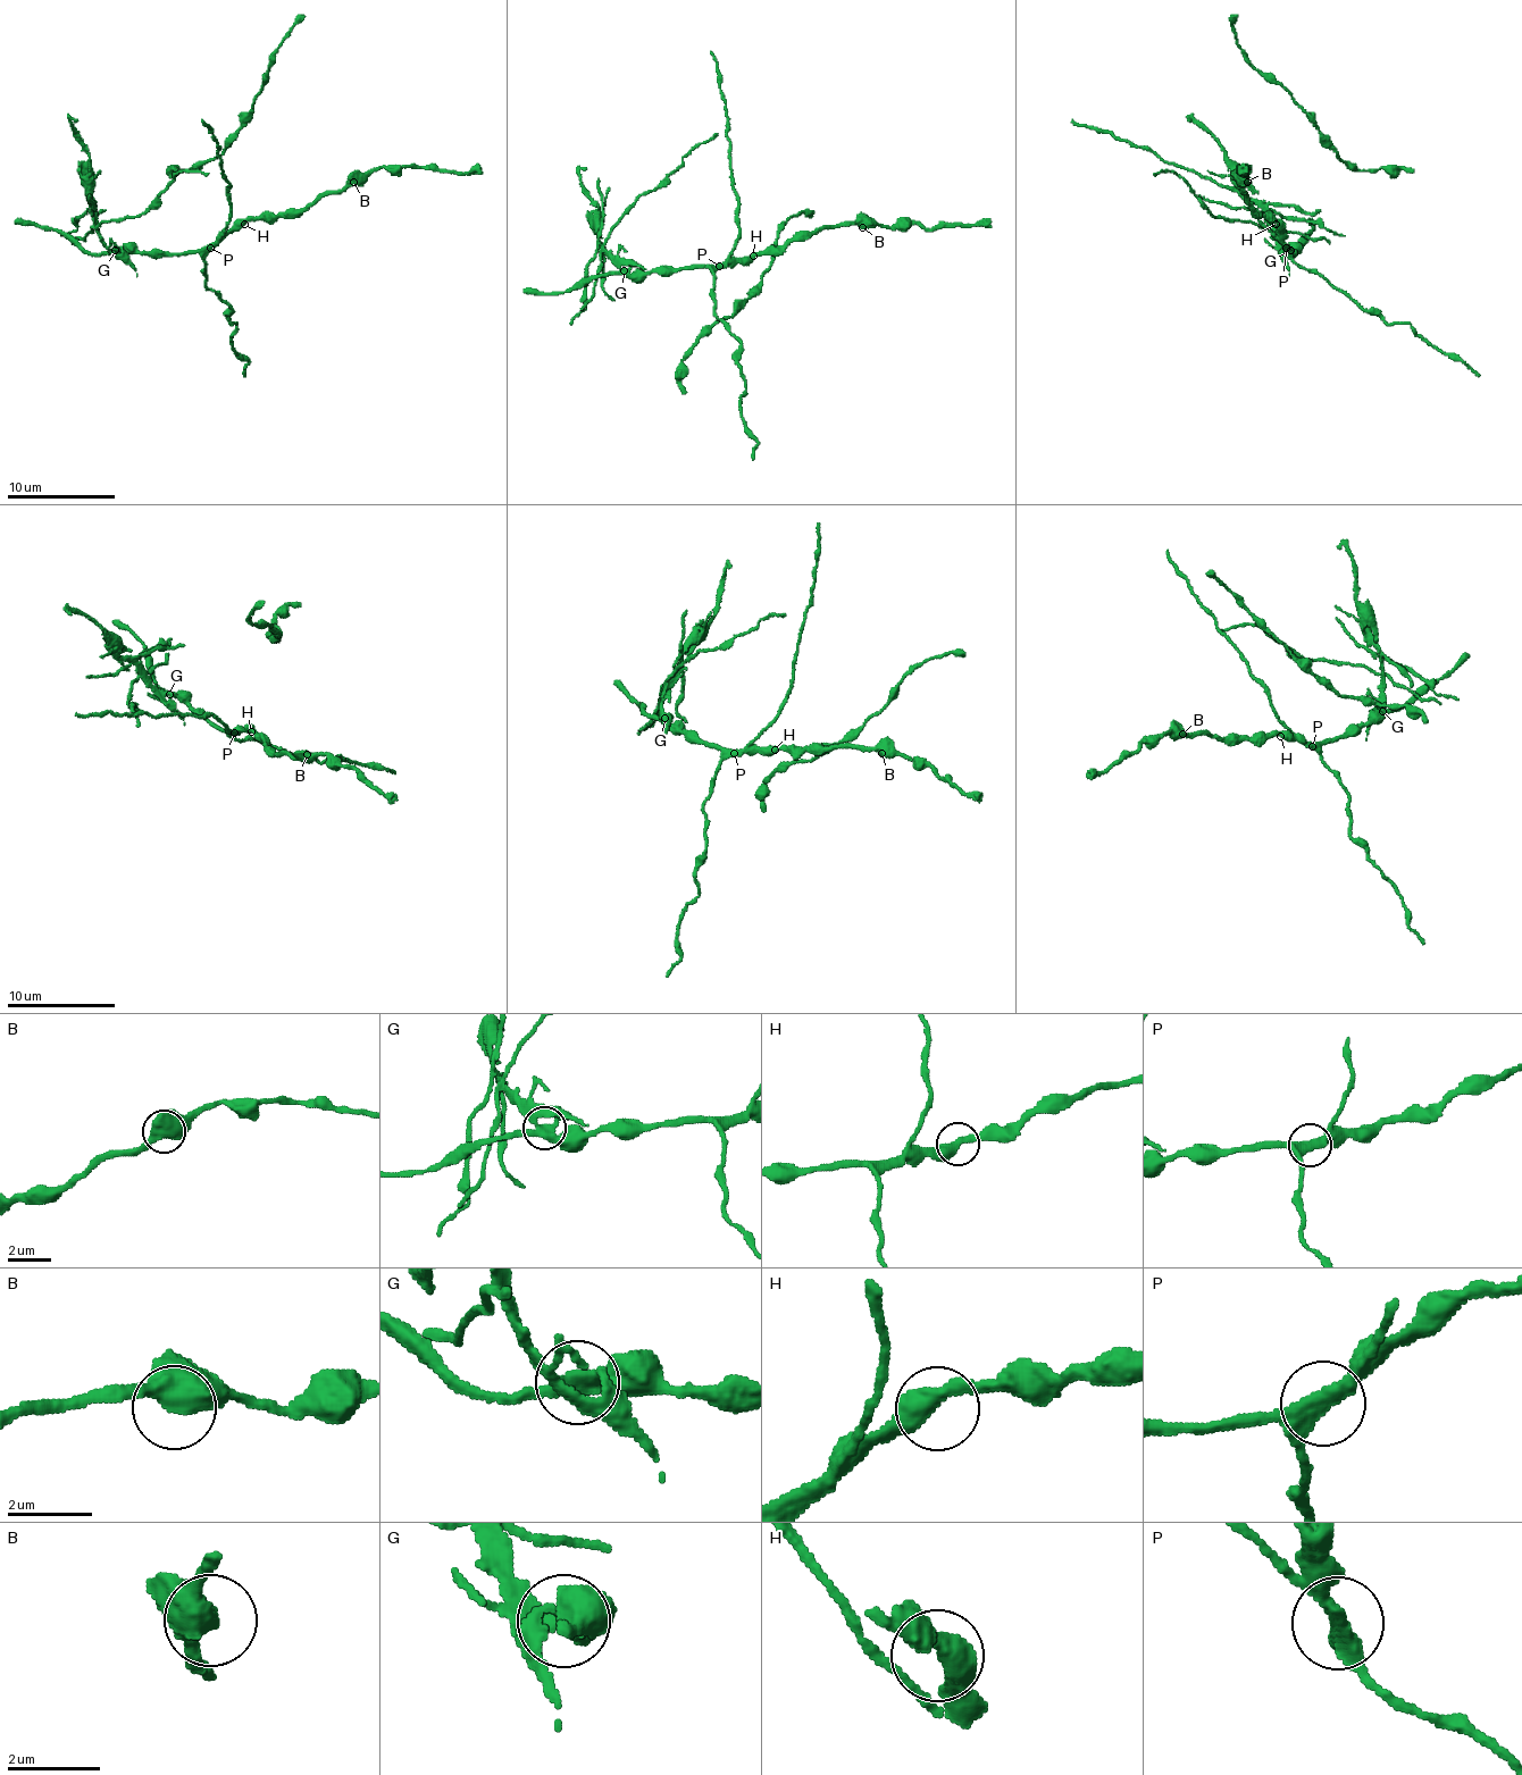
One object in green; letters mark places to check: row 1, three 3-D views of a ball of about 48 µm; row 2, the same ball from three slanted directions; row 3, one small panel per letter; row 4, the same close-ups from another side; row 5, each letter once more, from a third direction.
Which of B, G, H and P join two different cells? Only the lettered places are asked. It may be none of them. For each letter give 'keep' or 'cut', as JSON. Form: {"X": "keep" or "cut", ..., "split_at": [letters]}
{"B": "keep", "G": "cut", "H": "keep", "P": "cut", "split_at": ["G", "P"]}

